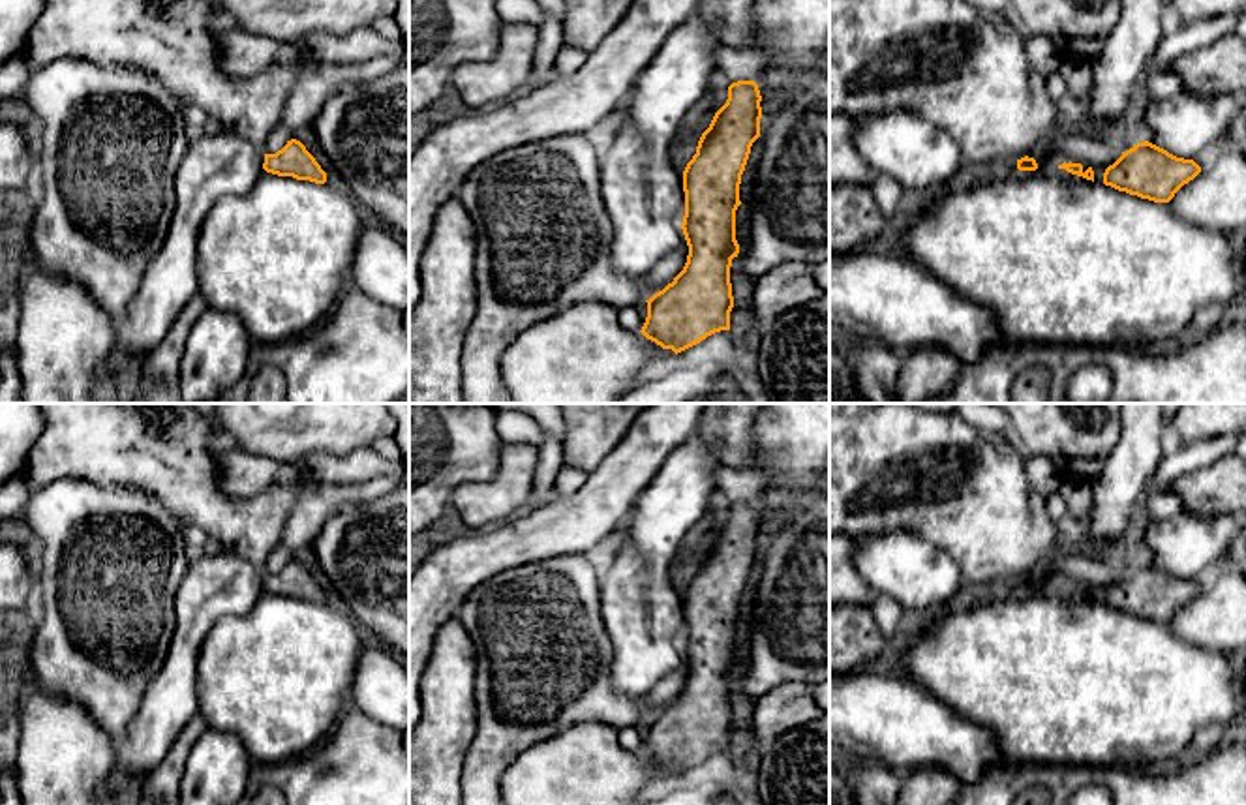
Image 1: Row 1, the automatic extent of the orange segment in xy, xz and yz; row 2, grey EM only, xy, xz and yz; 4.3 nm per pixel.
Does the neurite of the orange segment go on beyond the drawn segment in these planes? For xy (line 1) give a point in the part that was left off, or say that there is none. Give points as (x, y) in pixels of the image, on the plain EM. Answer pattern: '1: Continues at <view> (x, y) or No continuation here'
1: No continuation here

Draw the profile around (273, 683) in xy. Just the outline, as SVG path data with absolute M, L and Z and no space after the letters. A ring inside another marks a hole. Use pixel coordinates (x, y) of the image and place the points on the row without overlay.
M266 591L250 614L221 617L199 651L199 715L208 728L190 751L178 805L236 805L255 764L312 752L351 706L364 642L366 634L345 610Z

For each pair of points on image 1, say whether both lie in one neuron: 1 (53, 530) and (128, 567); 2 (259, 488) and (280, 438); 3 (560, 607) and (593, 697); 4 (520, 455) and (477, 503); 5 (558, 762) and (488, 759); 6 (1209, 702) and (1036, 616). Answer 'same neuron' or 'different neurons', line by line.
1: same neuron
2: different neurons
3: same neuron
4: same neuron
5: different neurons
6: same neuron

